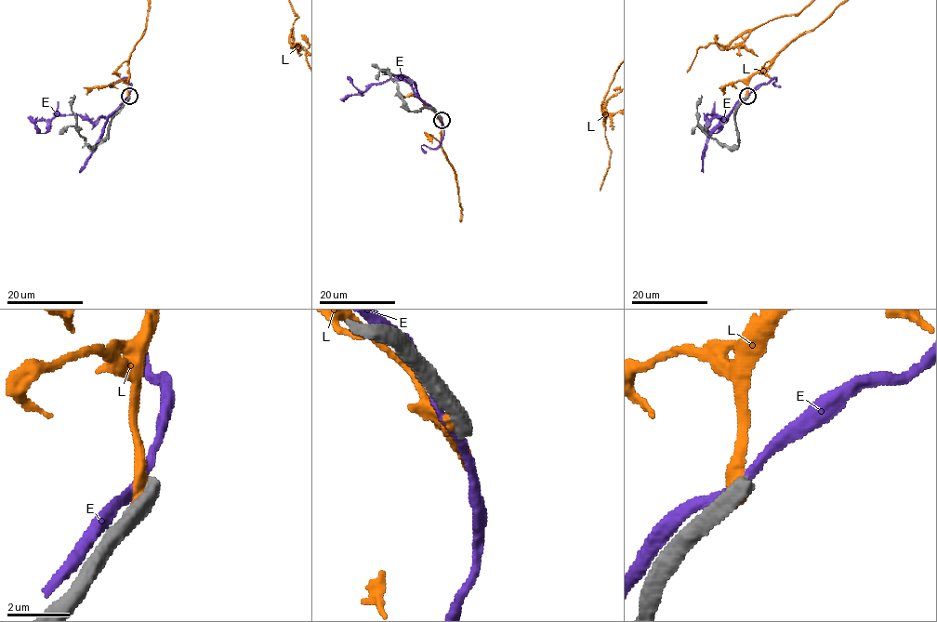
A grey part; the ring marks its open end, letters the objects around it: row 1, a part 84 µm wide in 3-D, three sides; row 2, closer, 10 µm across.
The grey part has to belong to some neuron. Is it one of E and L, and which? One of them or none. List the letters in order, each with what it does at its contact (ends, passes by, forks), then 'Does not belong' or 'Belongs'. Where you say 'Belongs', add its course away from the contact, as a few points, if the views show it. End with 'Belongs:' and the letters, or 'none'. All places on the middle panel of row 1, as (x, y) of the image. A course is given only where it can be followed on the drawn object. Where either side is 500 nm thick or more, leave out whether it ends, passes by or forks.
E: Does not belong
L: Does not belong
Belongs: none

